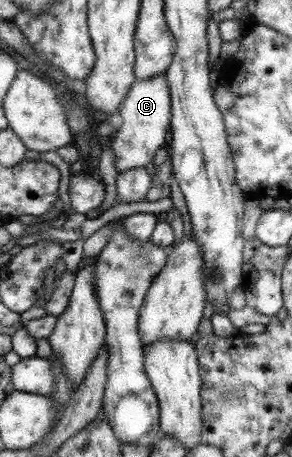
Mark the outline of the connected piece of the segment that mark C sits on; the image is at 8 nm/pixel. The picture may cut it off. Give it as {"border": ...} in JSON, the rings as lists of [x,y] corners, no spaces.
{"border":[[[155,75],[152,79],[134,79],[126,98],[117,108],[122,123],[110,143],[117,173],[133,170],[135,167],[145,167],[147,162],[152,161],[157,148],[166,146],[170,131],[170,105],[169,90],[164,75]]]}

